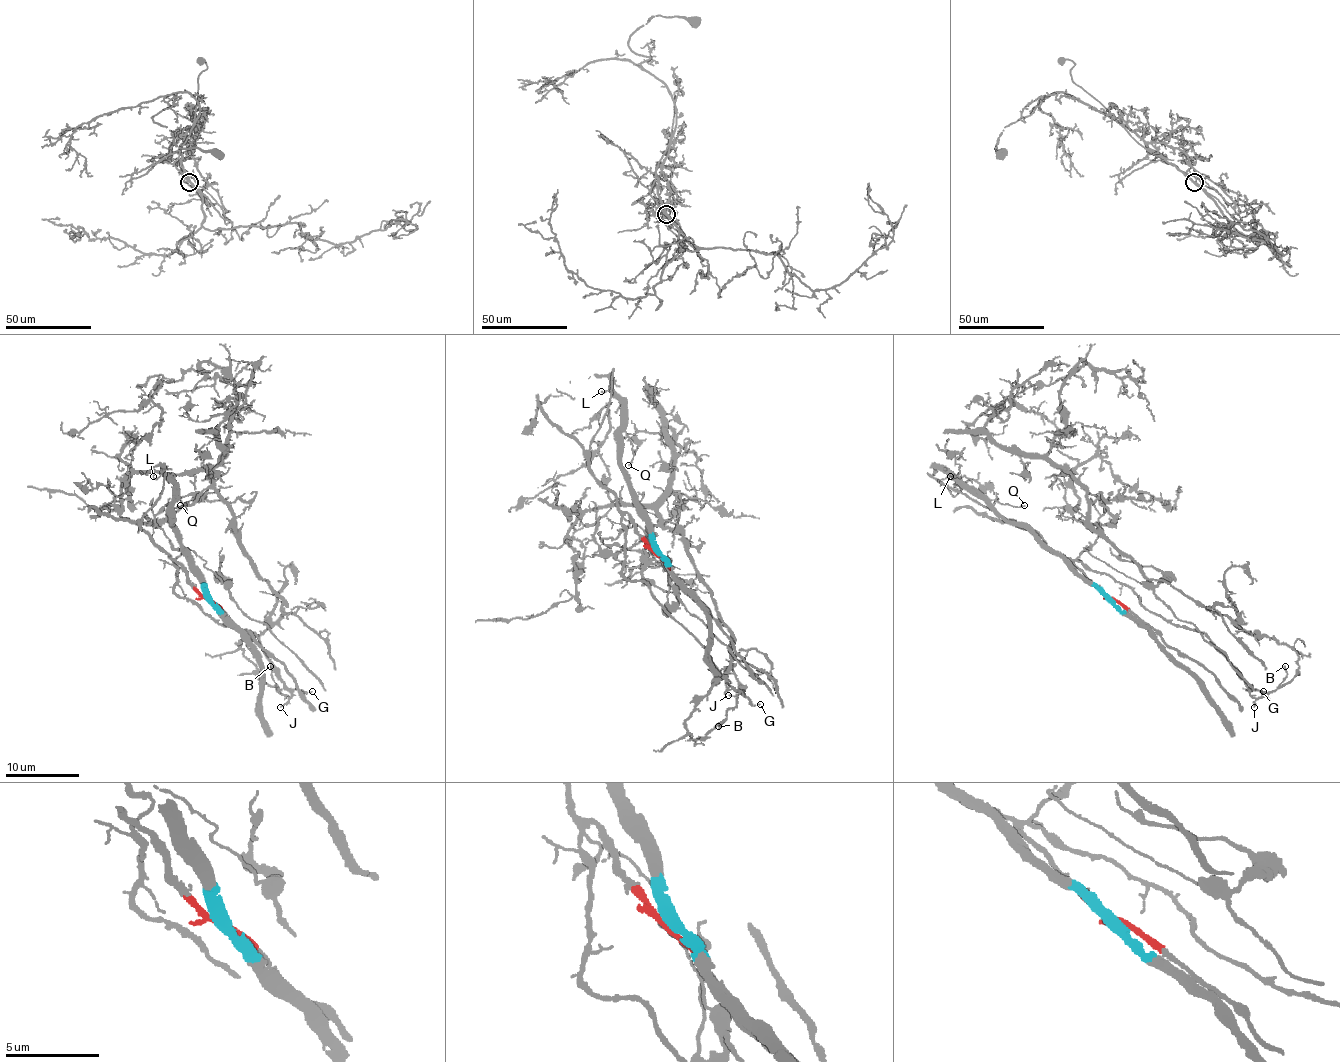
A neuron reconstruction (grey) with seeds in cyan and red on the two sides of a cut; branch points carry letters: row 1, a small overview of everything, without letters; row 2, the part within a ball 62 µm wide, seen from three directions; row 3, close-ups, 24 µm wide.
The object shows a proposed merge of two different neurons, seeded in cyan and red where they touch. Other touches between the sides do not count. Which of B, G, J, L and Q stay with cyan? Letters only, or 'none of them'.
L, Q

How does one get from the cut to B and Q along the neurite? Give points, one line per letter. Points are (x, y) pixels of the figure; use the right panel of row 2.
B: (1112, 598), (1073, 561), (1110, 574), (1171, 624), (1202, 631), (1251, 695), (1275, 690), (1284, 666)
Q: (1110, 598), (1093, 585), (1088, 585), (1026, 528), (1009, 523), (991, 503), (996, 499), (1004, 505), (1024, 505)

